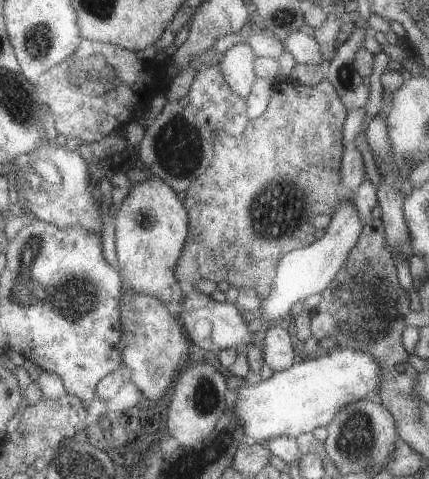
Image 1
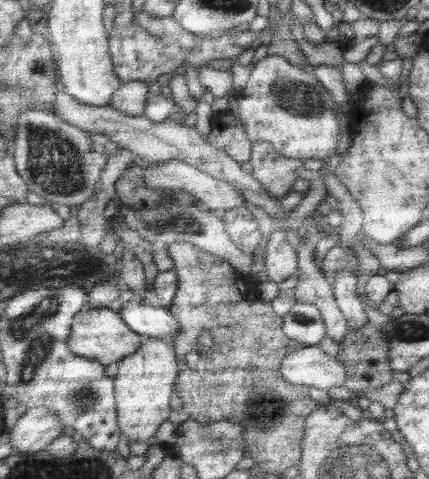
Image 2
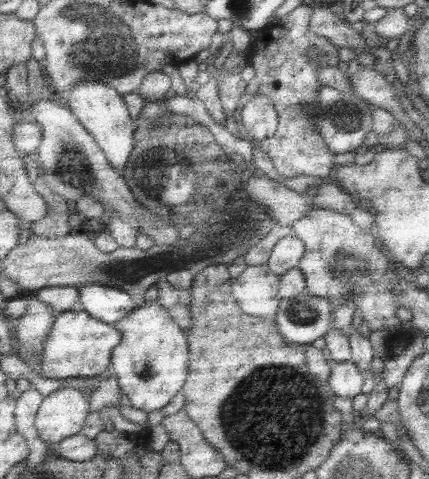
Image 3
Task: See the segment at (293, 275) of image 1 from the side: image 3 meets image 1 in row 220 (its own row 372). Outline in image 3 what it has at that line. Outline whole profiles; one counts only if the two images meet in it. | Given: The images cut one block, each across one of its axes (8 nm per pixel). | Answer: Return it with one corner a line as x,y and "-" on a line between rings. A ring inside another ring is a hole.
339,362
331,364
329,376
329,390
337,398
357,398
361,396
361,384
365,380
365,372
361,372
355,364

